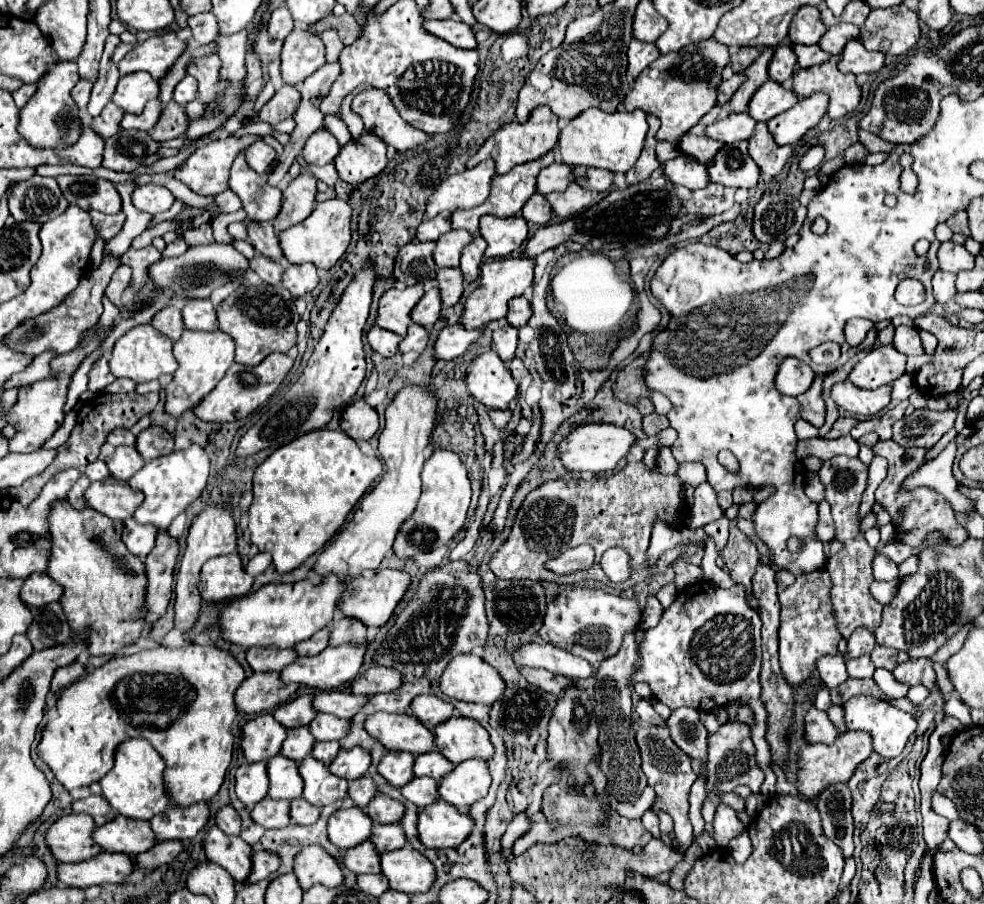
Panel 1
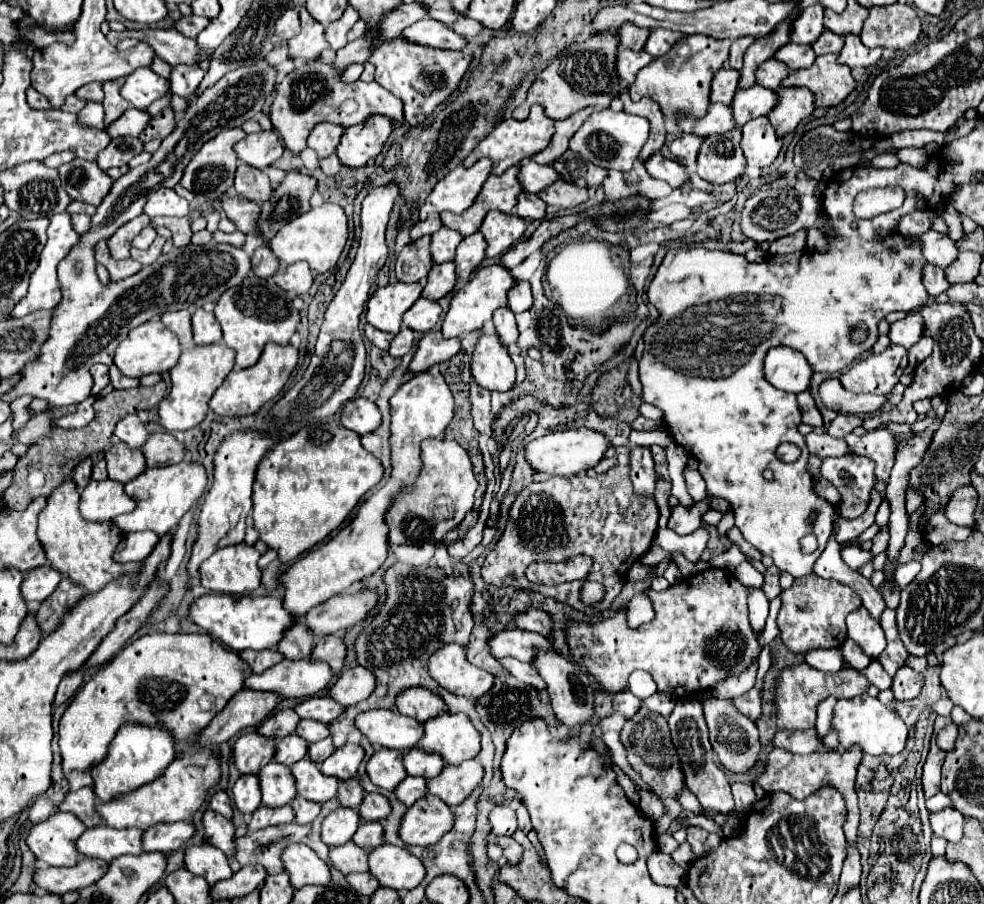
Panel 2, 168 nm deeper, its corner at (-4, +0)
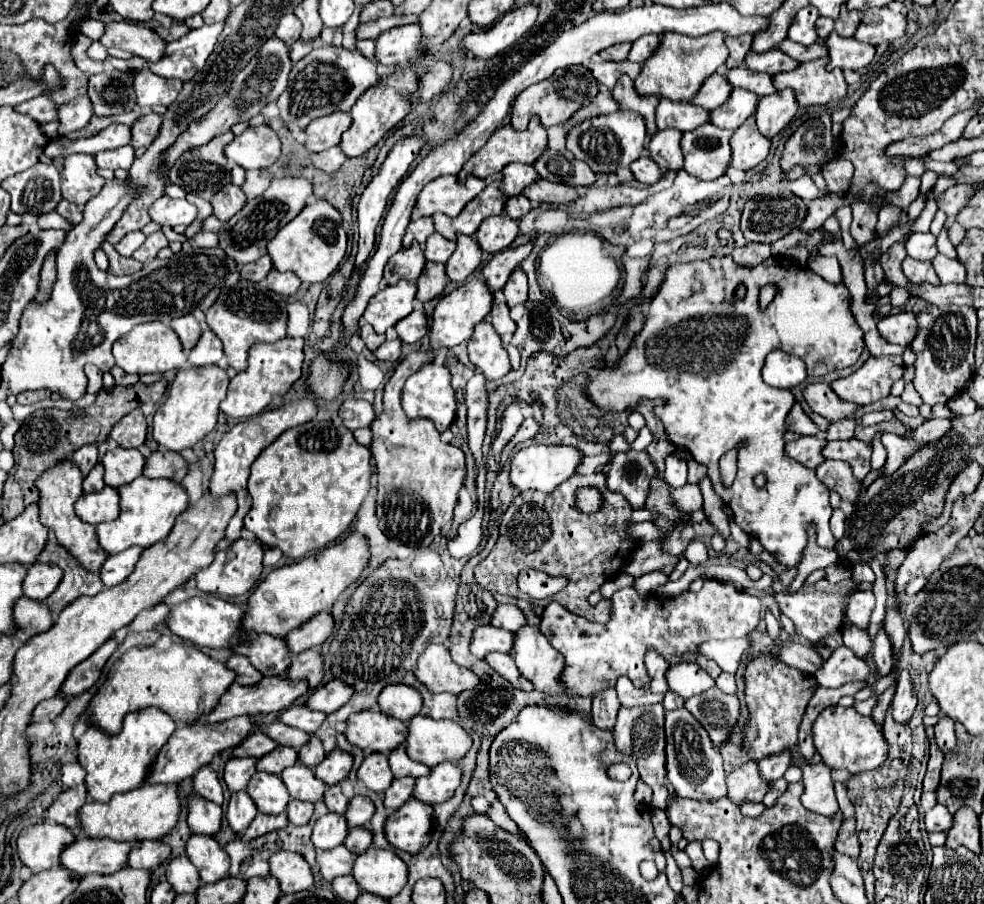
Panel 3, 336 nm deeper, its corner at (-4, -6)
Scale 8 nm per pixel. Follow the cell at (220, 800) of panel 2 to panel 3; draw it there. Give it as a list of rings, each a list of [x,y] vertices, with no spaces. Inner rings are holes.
[[[205,765],[205,767],[201,767],[195,773],[193,787],[205,799],[209,799],[209,801],[213,801],[217,805],[223,805],[223,789],[221,789],[221,783],[217,779],[217,773],[215,773],[215,769],[211,765]]]

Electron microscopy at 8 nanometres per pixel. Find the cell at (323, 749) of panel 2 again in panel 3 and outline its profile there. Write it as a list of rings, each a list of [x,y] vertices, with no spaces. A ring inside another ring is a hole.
[[[313,735],[305,747],[299,749],[299,763],[307,765],[307,767],[317,767],[321,761],[325,759],[325,751],[323,751],[323,745],[321,741]]]

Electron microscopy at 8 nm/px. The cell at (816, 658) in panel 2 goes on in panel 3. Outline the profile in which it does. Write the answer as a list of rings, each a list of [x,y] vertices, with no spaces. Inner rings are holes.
[[[779,641],[777,645],[779,645],[779,651],[777,651],[779,661],[783,661],[785,665],[795,667],[803,673],[813,675],[823,663],[821,655],[811,645],[801,645],[801,643],[793,643],[793,641]]]

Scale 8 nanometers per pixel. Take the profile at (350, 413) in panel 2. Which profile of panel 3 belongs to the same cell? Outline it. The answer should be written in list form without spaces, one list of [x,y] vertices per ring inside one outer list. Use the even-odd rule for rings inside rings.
[[[349,397],[339,407],[339,417],[343,419],[343,425],[353,431],[353,429],[359,429],[359,427],[369,427],[373,417],[375,417],[375,411],[373,411],[371,403]]]

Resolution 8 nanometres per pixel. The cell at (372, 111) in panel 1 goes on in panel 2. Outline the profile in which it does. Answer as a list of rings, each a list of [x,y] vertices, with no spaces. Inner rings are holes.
[[[317,61],[313,63],[301,63],[297,69],[283,77],[283,81],[277,87],[277,99],[273,101],[269,119],[275,127],[275,131],[281,135],[287,149],[291,149],[293,155],[299,155],[307,149],[307,137],[309,131],[323,121],[337,123],[341,127],[351,127],[357,123],[363,123],[365,119],[373,115],[387,115],[393,123],[403,123],[403,103],[395,95],[391,95],[387,89],[383,89],[379,83],[341,83],[341,75],[335,73],[331,65],[321,65]]]

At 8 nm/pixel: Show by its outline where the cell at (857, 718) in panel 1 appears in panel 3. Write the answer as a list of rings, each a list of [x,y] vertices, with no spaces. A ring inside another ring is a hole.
[[[831,705],[819,713],[811,727],[811,737],[821,755],[823,763],[829,769],[845,769],[851,775],[877,769],[887,759],[887,741],[879,731],[879,725],[865,715],[859,715],[853,707]]]

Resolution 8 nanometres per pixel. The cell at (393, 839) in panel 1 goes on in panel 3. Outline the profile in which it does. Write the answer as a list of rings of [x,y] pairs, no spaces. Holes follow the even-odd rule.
[[[349,827],[349,833],[347,833],[343,845],[345,845],[353,855],[359,855],[359,853],[363,853],[363,851],[369,849],[371,839],[373,839],[373,835],[371,835],[369,829],[365,829],[365,827],[361,827],[361,829]]]

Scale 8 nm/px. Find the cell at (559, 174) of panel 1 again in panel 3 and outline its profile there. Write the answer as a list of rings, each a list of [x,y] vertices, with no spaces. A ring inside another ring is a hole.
[[[523,163],[505,165],[501,175],[503,175],[501,177],[501,193],[503,193],[503,197],[519,195],[527,185],[531,185],[533,181],[539,179],[537,171],[531,165],[523,165]]]

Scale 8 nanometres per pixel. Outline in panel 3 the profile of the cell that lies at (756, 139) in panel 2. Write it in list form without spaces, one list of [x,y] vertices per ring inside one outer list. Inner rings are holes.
[[[749,117],[745,125],[735,129],[729,145],[733,151],[731,167],[741,171],[753,169],[757,163],[765,161],[765,157],[769,155],[769,139],[759,133],[753,117]]]

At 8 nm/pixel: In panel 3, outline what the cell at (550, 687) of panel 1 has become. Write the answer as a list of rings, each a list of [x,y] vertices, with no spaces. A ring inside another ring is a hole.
[[[489,653],[489,657],[485,657],[487,665],[491,665],[501,677],[505,677],[513,687],[521,689],[521,691],[531,691],[533,683],[527,681],[525,677],[521,677],[519,669],[515,667],[515,661],[511,655],[507,653]]]

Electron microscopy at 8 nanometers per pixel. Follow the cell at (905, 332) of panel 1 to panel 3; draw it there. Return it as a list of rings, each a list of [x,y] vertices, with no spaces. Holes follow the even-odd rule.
[[[897,311],[879,319],[877,329],[889,343],[907,347],[917,335],[917,317],[911,311]]]

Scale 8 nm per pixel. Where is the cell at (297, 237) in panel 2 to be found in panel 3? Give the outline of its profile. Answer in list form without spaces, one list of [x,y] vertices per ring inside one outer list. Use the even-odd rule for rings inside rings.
[[[325,199],[305,205],[301,213],[289,221],[279,233],[269,241],[267,253],[279,271],[293,271],[301,281],[319,283],[325,281],[341,263],[347,251],[347,235],[341,227],[339,211]]]

